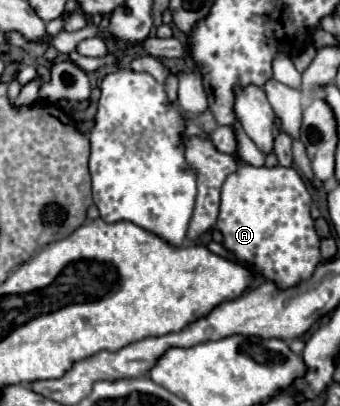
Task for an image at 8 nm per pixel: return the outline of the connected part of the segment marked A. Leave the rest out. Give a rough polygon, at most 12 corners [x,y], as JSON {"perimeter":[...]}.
{"perimeter":[[292,167],[226,177],[222,245],[276,287],[322,263]]}

